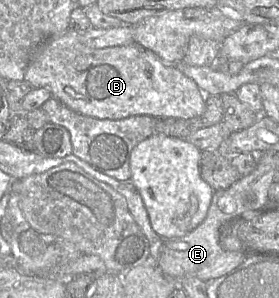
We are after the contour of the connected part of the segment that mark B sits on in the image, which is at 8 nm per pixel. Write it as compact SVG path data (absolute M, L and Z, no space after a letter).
M72 30L45 41L34 50L24 80L33 88L49 89L52 97L76 113L97 119L119 120L137 115L191 119L206 110L206 95L176 64L163 62L154 52L136 42L91 48L80 41L78 32Z

